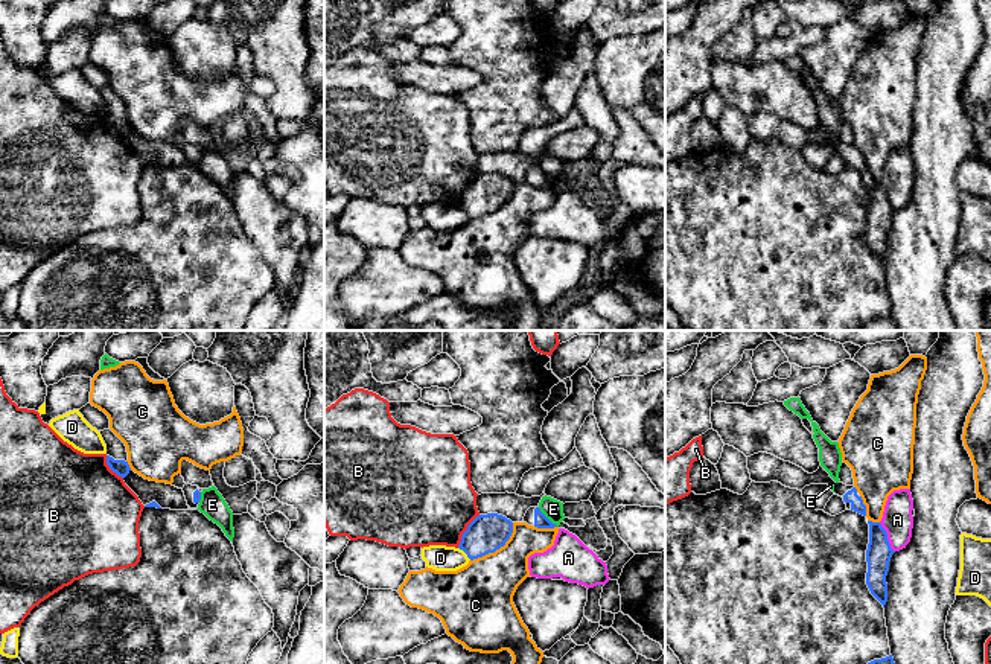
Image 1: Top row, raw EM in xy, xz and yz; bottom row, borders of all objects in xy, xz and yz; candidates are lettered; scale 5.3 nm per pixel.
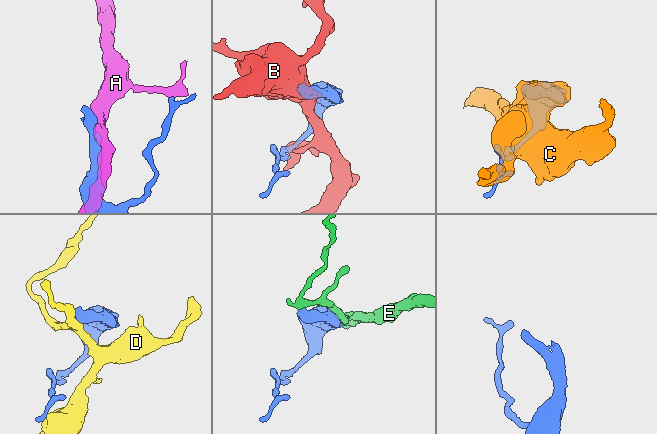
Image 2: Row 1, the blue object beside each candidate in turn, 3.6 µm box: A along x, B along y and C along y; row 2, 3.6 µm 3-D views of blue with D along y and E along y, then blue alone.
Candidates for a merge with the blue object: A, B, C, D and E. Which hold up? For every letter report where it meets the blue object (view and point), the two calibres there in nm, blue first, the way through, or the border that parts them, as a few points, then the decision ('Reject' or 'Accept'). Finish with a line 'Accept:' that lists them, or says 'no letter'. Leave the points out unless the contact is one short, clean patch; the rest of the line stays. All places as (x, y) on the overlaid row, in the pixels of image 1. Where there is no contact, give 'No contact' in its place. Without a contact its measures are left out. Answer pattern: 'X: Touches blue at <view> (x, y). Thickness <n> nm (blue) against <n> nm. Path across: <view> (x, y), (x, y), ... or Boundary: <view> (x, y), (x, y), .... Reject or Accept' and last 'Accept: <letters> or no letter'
A: Touches blue at yz (886, 538). Thickness 140 nm (blue) against 160 nm. Reject
B: Touches blue at xz (466, 530). Thickness 200 nm (blue) against 480 nm. Reject
C: Touches blue at xz (498, 549). Thickness 200 nm (blue) against 340 nm. Reject
D: Touches blue at xz (465, 552). Thickness 200 nm (blue) against 140 nm. Boundary: xz (458, 547), (471, 559). Reject
E: Touches blue at xz (547, 518). Thickness 80 nm (blue) against 110 nm. Reject
Accept: no letter

